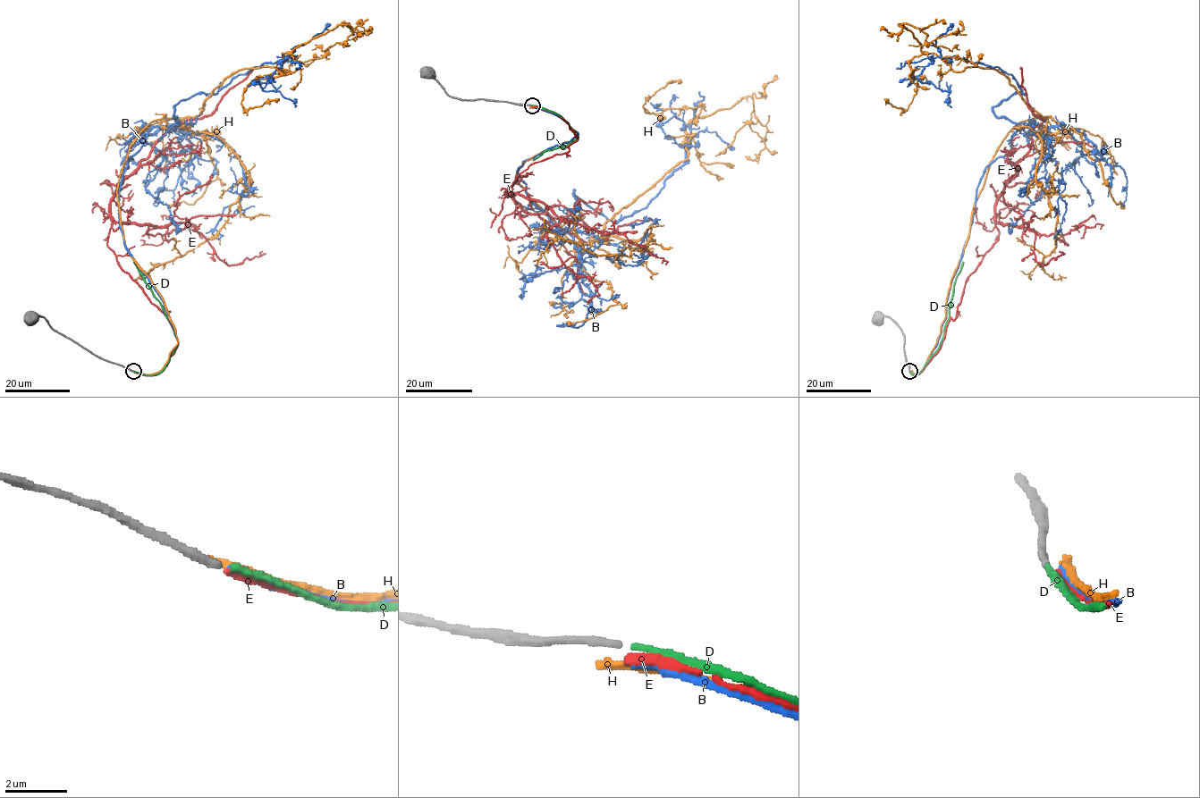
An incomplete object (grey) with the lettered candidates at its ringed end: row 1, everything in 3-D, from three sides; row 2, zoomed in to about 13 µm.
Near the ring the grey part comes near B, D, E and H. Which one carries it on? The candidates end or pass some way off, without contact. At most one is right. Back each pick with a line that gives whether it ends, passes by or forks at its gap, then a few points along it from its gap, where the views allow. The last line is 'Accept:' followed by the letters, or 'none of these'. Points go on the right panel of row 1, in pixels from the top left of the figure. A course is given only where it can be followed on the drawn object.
D: it ends; course (909, 371), (914, 375), (917, 373), (939, 348), (949, 318), (954, 282), (963, 261)
Accept: D

